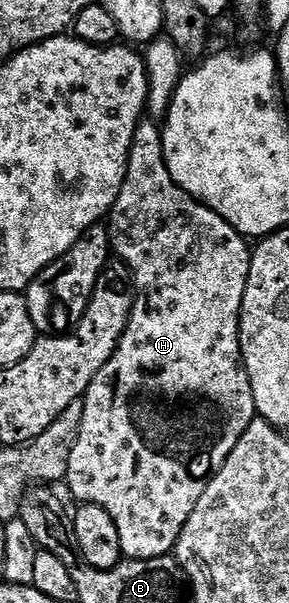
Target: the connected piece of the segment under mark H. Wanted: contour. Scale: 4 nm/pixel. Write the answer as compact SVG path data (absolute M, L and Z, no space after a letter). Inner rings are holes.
M143 119L138 124L134 145L130 148L130 158L126 164L126 182L120 187L120 195L108 214L108 232L113 252L130 268L135 292L134 306L130 312L128 327L118 340L114 354L108 359L108 363L104 363L104 367L100 367L96 379L92 379L86 389L85 397L81 398L84 407L83 422L80 423L79 437L72 447L64 481L66 485L70 484L70 493L75 497L75 502L99 505L104 507L104 511L108 511L108 515L112 515L112 523L116 523L116 531L120 531L123 558L132 561L156 559L173 554L180 531L184 523L188 523L188 515L196 511L196 503L200 503L200 495L204 495L207 478L197 477L194 469L208 464L210 457L214 457L215 466L225 463L232 447L236 447L236 443L242 438L242 432L256 419L252 387L242 364L242 348L238 342L240 311L244 303L246 277L250 274L252 249L251 246L246 246L249 245L247 238L237 233L227 221L220 219L216 211L189 197L174 182L162 154L162 130L159 122L154 119Z

